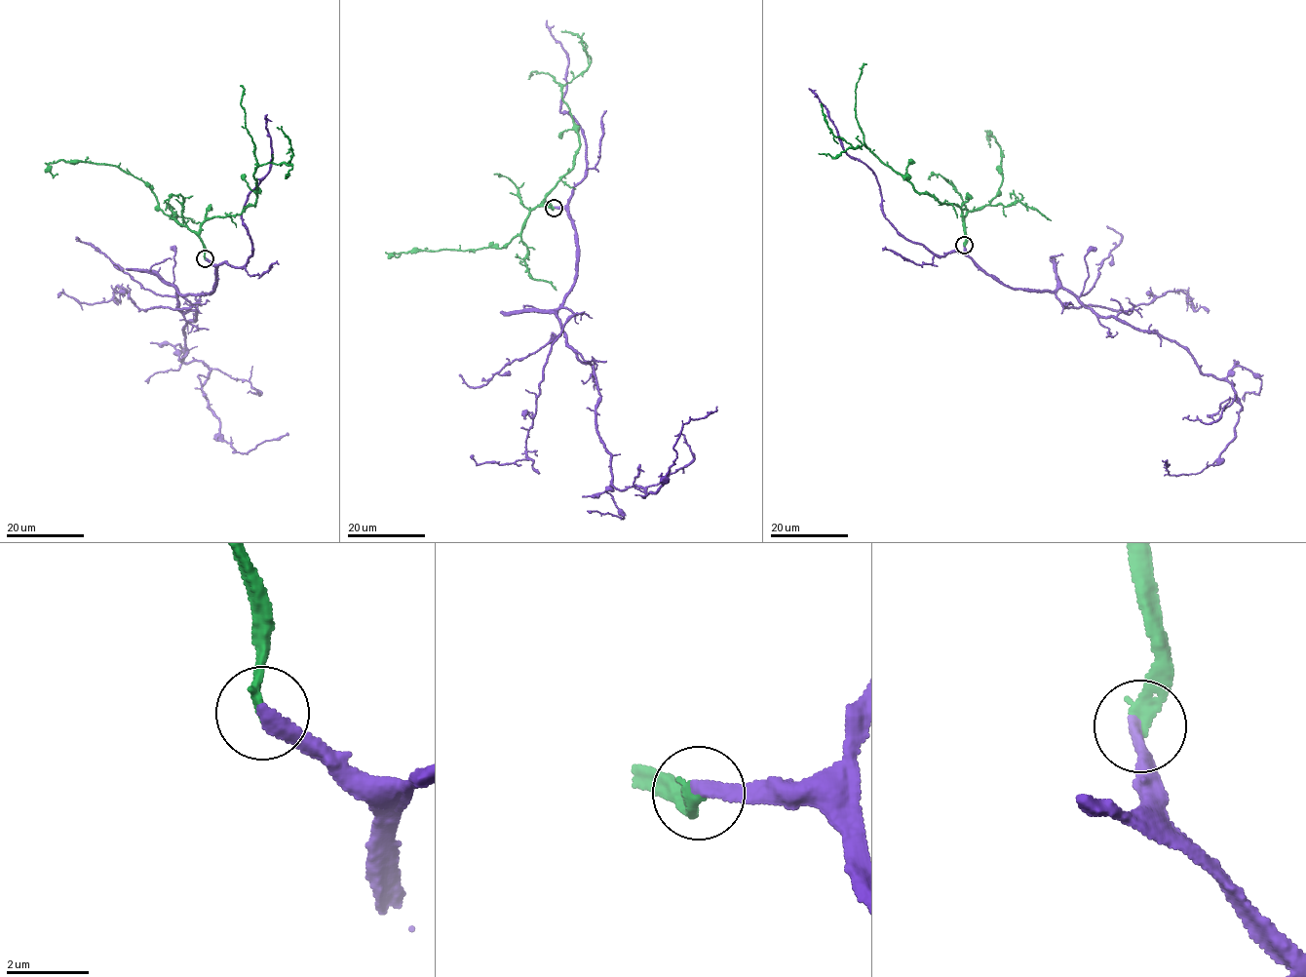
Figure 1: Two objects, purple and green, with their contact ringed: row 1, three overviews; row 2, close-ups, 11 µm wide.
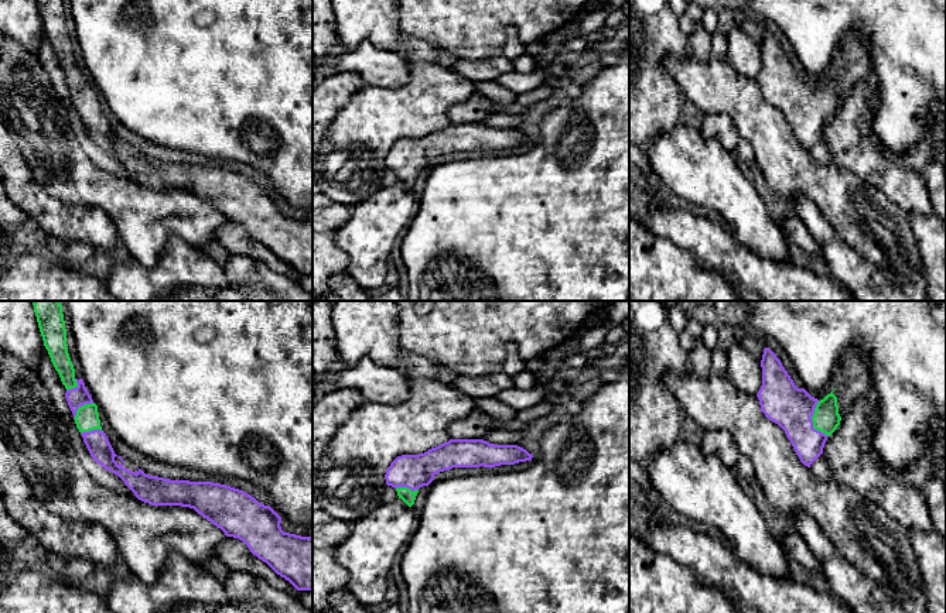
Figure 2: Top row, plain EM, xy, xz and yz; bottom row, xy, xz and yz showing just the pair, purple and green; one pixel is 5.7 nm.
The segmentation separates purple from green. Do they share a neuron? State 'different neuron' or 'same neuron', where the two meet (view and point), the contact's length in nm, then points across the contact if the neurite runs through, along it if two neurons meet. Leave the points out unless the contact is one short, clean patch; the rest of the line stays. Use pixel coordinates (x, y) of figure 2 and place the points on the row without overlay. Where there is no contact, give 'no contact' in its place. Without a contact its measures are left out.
same neuron | yz (812, 105) | 200 nm

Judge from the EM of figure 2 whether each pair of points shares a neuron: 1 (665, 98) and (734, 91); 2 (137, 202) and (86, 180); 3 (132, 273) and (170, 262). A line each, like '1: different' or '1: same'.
1: different
2: same
3: same

